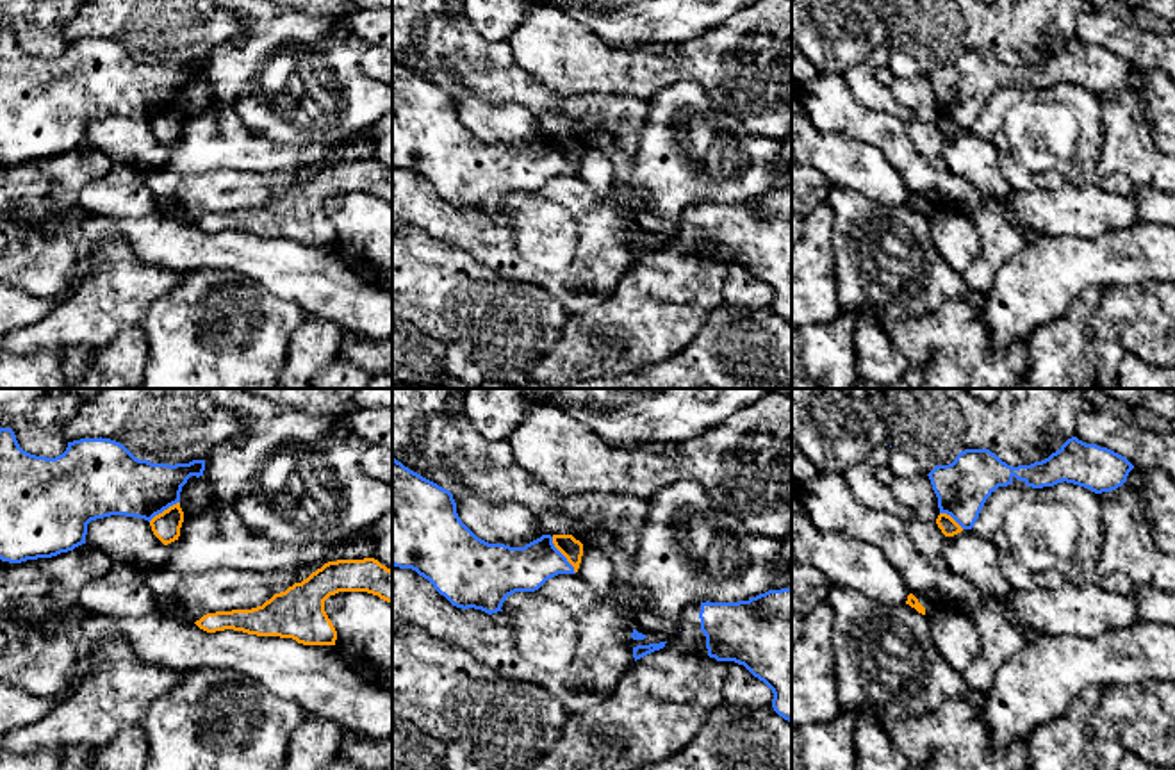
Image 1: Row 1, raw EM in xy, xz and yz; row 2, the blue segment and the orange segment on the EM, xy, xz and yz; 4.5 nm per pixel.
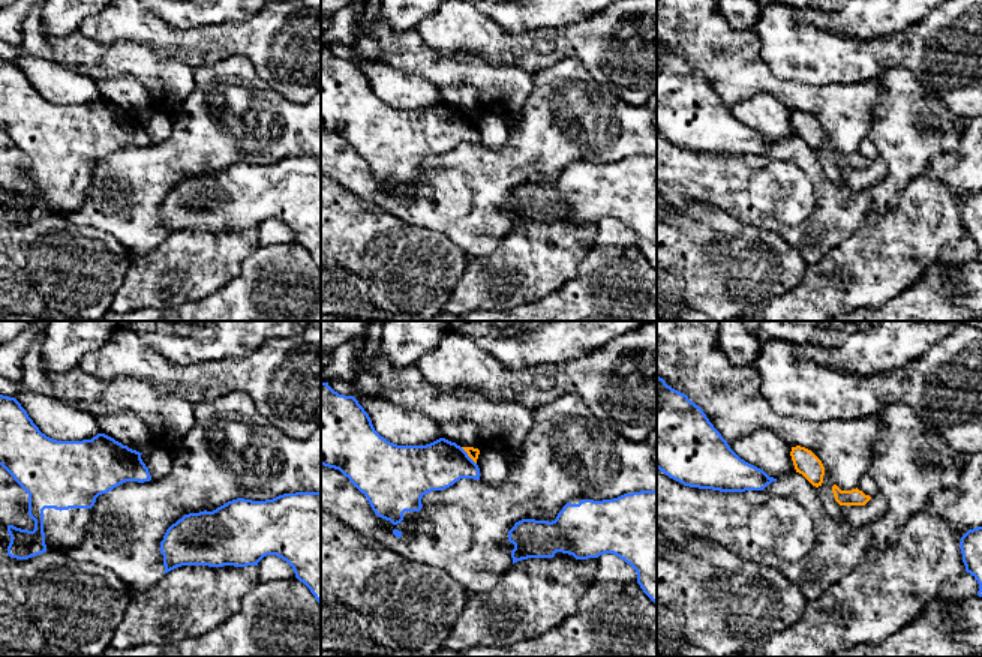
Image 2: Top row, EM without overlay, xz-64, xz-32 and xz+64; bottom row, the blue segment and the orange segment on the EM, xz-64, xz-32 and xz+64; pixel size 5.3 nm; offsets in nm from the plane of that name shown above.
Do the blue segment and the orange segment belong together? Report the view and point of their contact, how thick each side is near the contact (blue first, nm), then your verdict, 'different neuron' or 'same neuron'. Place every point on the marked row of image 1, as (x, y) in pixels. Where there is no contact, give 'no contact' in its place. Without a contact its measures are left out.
contact xz (562, 555); calibres 200 and 100 nm; different neuron

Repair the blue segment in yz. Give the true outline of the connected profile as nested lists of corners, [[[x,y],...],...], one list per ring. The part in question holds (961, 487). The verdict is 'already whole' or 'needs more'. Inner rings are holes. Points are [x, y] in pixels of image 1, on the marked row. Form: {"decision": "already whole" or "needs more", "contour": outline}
{"decision": "already whole", "contour": [[[1072,437],[1048,458],[1031,465],[1011,467],[990,449],[965,449],[952,463],[936,465],[927,476],[940,513],[972,529],[986,499],[1015,478],[1032,488],[1066,481],[1102,494],[1122,487],[1132,469],[1125,456]]]}

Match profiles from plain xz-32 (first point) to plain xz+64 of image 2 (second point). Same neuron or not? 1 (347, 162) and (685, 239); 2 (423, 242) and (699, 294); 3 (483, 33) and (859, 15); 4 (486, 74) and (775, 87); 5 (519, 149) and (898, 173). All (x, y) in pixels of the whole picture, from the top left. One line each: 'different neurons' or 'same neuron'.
1: different neurons
2: same neuron
3: different neurons
4: same neuron
5: same neuron

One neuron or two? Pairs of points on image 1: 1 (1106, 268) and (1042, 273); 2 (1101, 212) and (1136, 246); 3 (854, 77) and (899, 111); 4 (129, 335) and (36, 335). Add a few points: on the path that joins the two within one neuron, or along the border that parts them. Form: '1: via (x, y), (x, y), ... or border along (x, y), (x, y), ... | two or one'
1: via (1090, 268), (1058, 268) | one
2: border along (1140, 223), (1093, 237), (1077, 237) | two
3: via (865, 86), (888, 104) | one
4: border along (141, 325), (125, 325), (97, 350) | two

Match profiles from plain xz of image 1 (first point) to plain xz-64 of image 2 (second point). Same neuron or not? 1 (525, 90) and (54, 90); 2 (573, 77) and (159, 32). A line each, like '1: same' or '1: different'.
1: different
2: same

